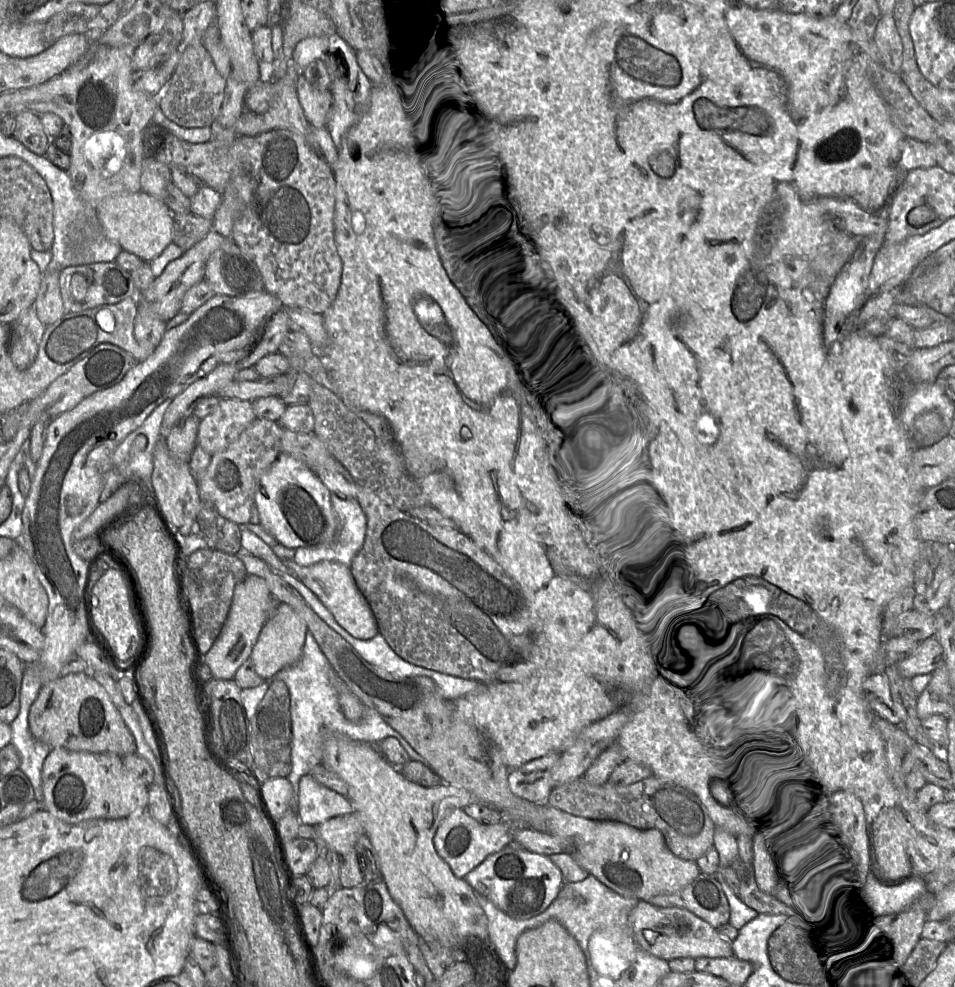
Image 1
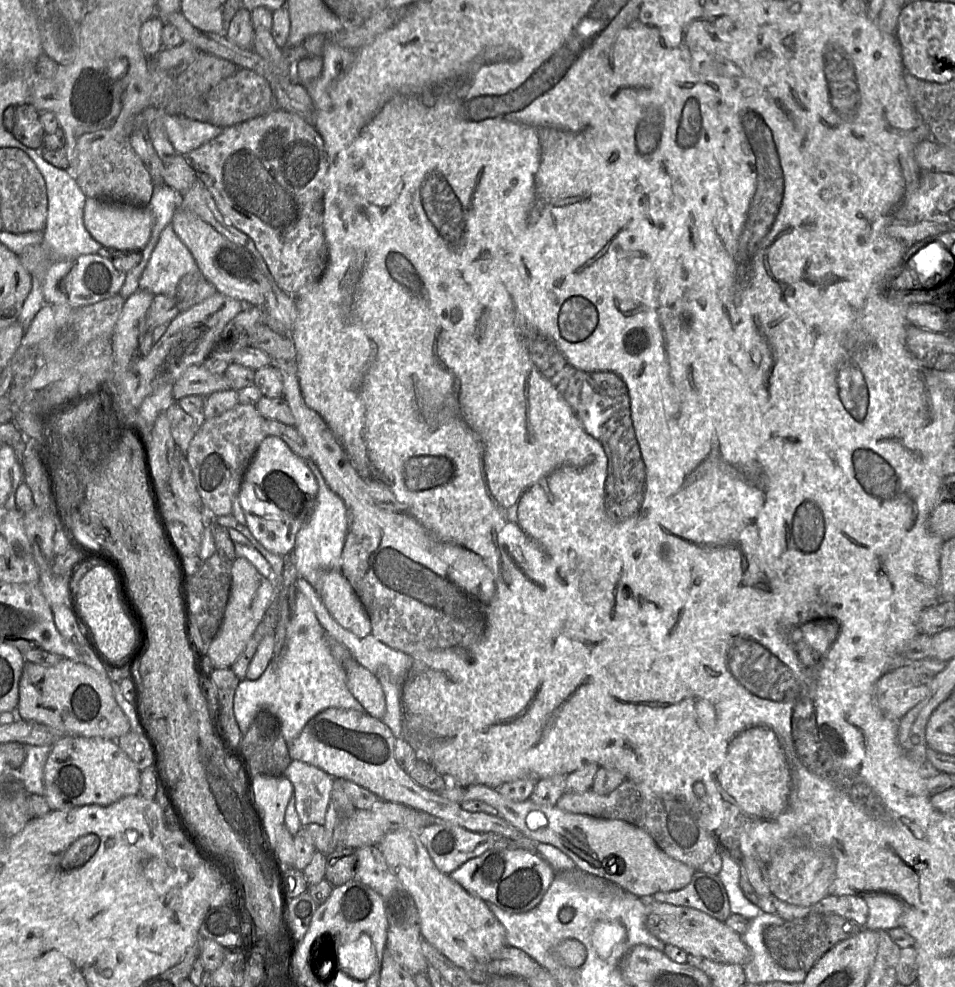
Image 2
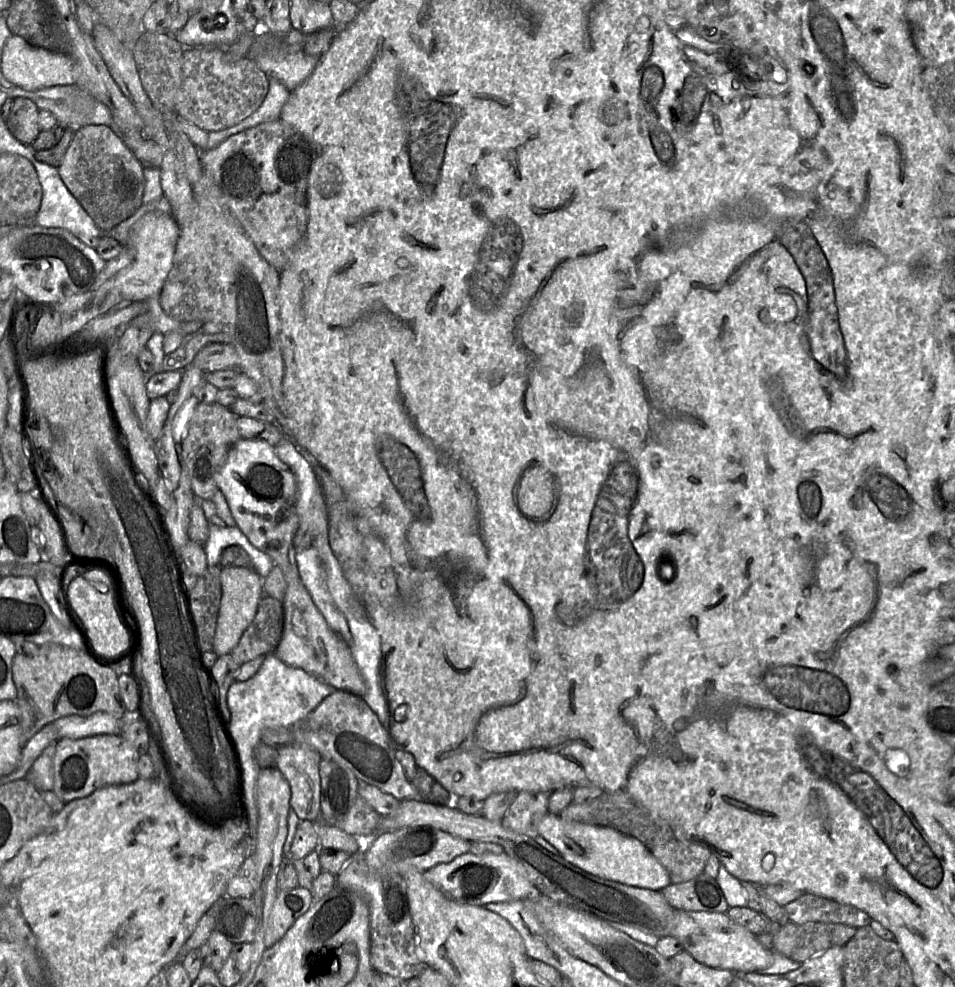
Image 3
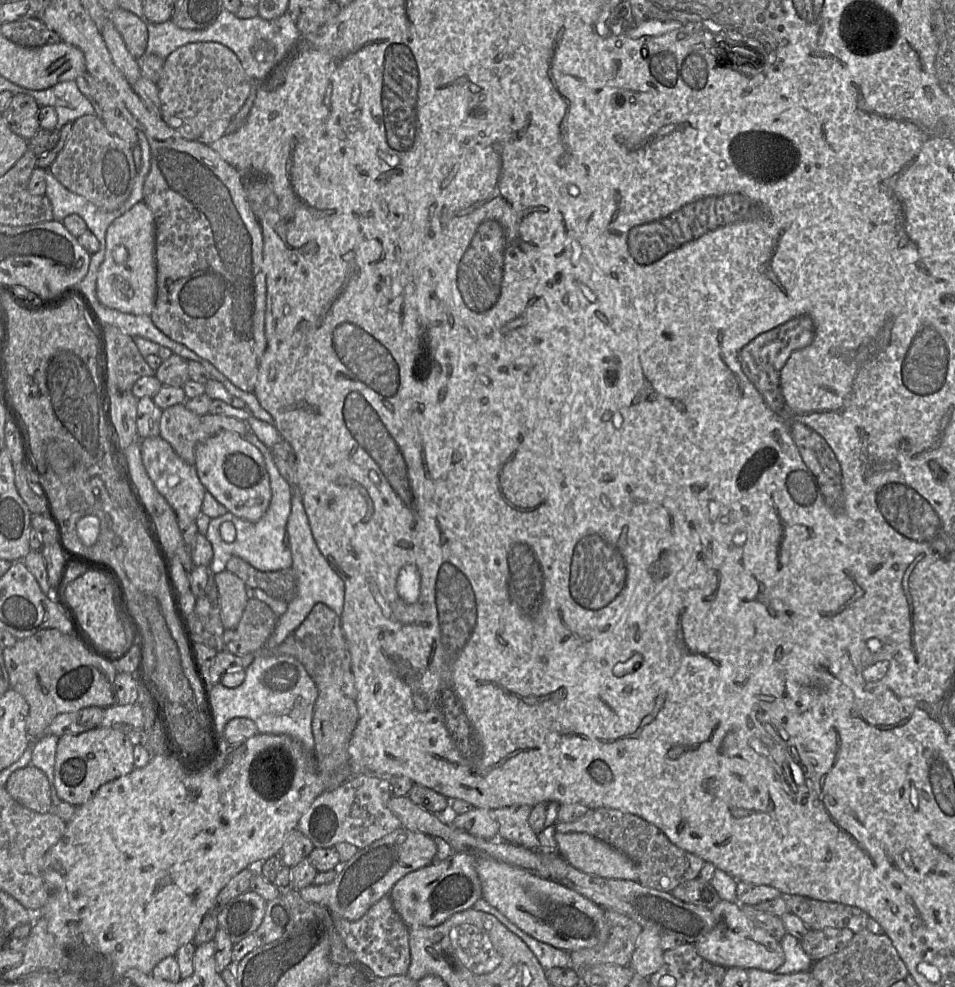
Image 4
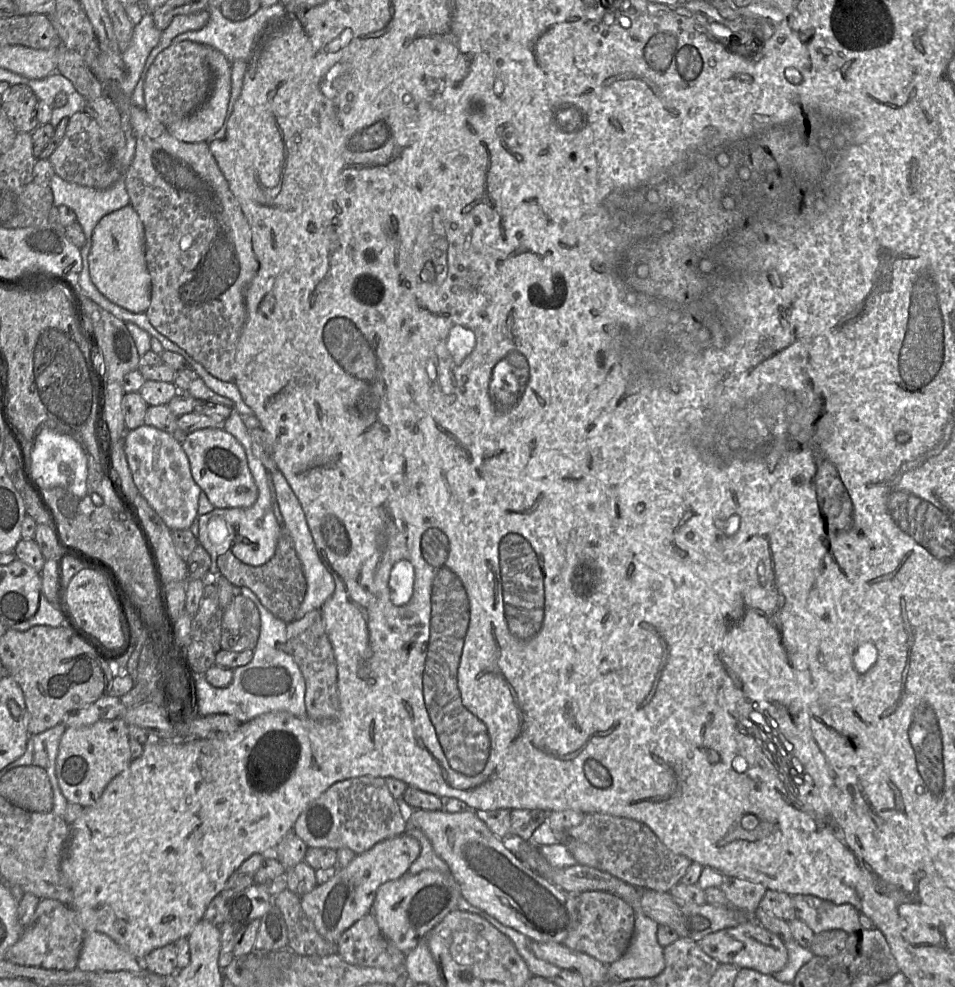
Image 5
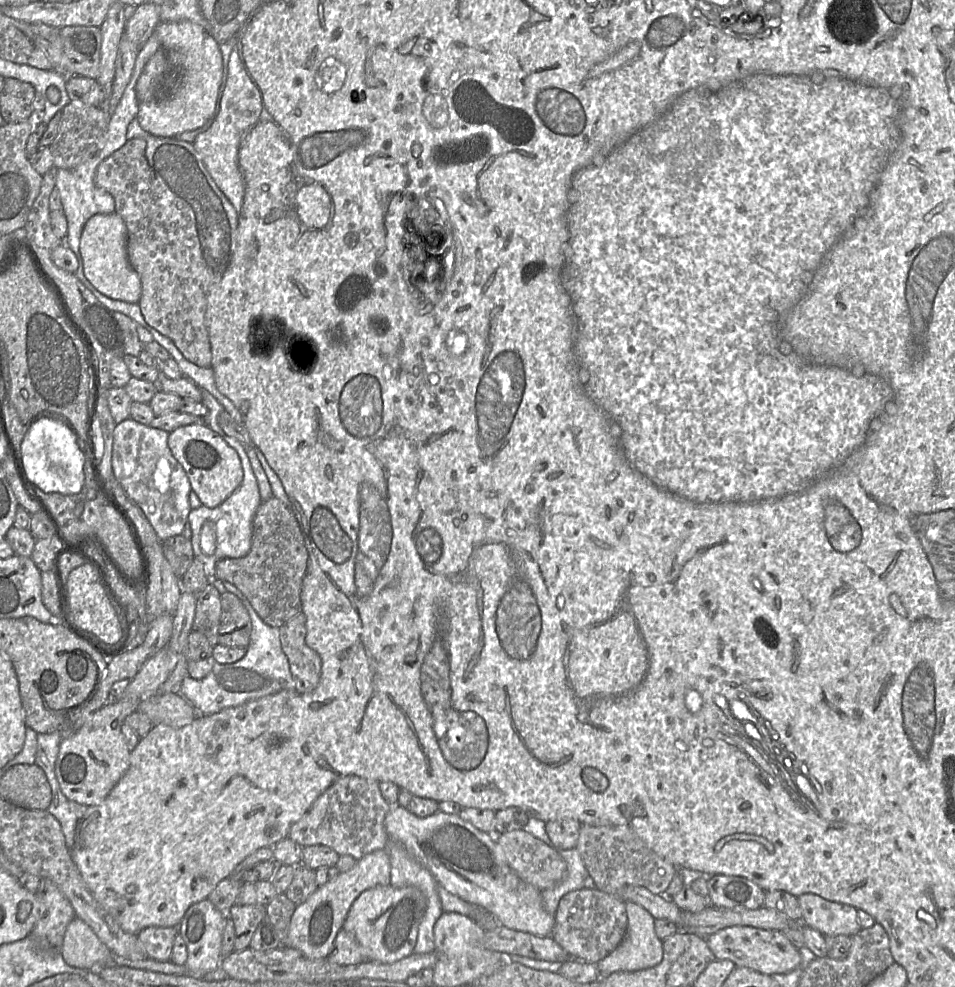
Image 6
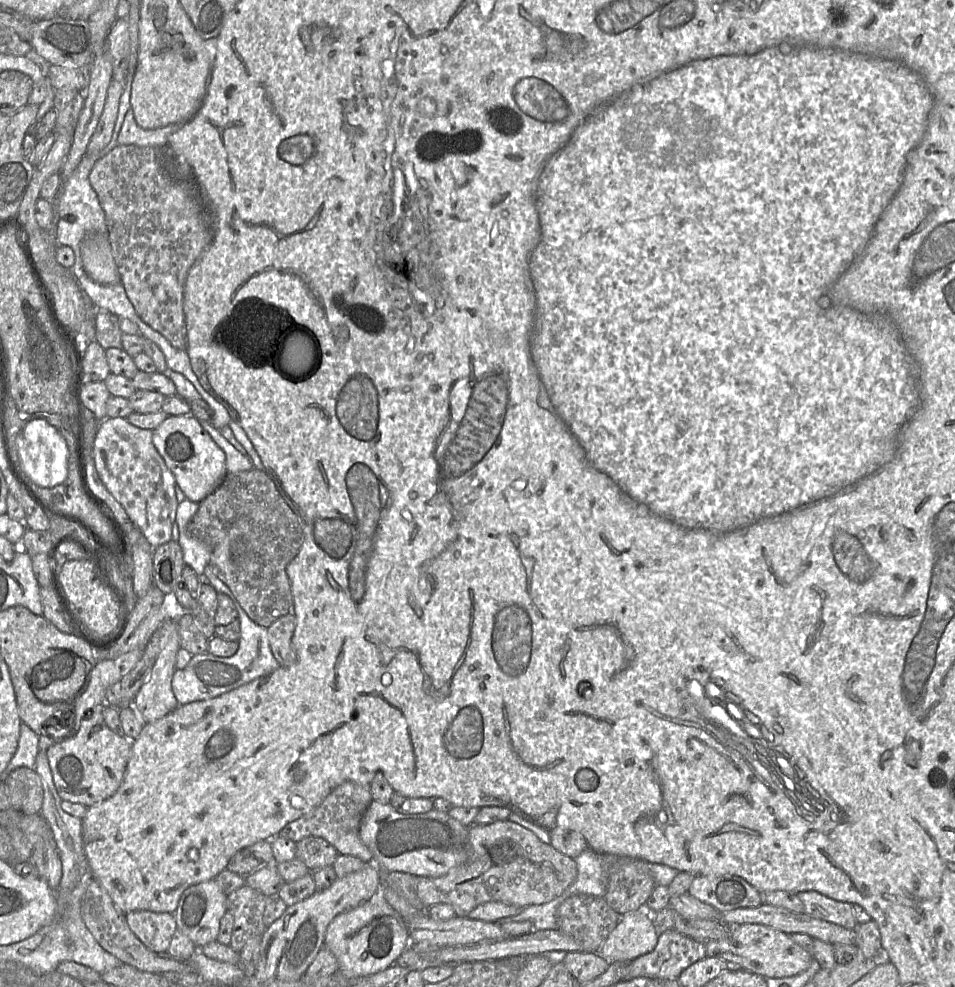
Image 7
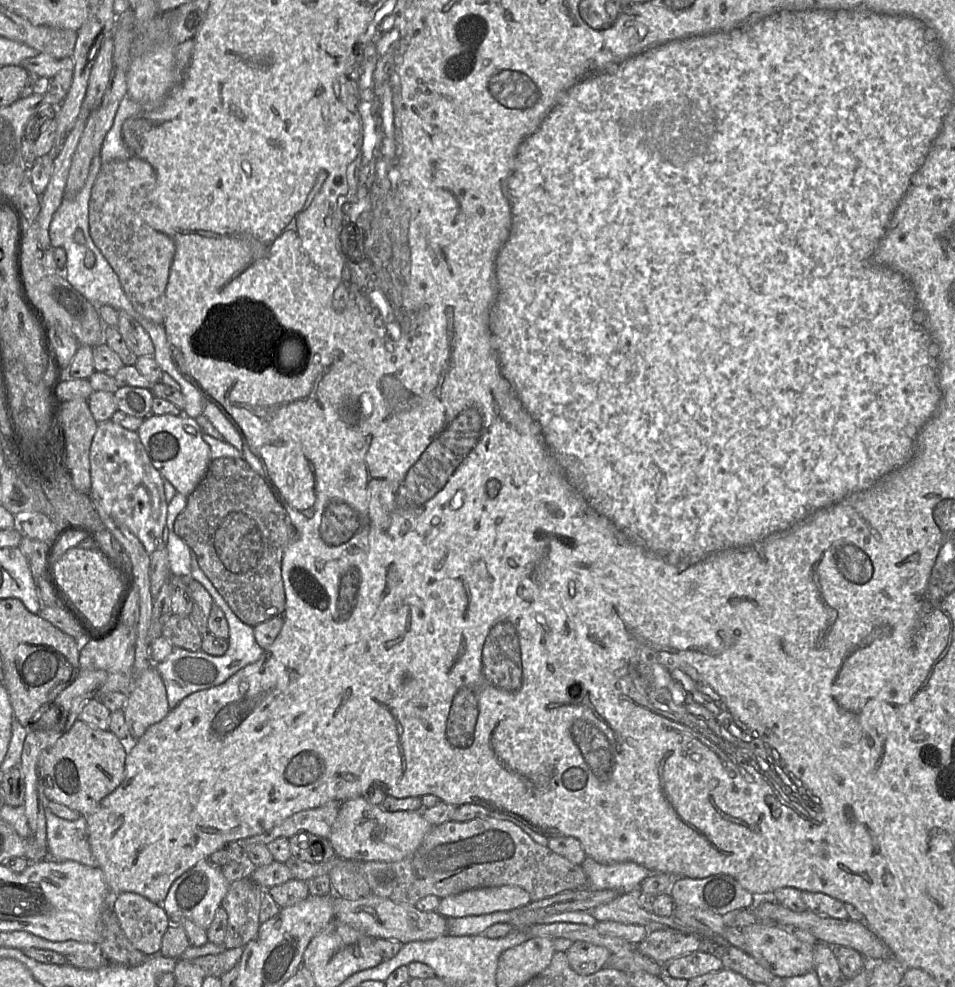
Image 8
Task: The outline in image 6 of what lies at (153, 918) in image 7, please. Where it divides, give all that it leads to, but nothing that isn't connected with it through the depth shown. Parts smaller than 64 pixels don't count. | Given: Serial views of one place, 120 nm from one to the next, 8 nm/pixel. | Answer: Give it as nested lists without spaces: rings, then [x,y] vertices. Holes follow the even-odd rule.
[[[150,926],[141,930],[137,936],[148,958],[169,961],[177,934],[178,927]]]

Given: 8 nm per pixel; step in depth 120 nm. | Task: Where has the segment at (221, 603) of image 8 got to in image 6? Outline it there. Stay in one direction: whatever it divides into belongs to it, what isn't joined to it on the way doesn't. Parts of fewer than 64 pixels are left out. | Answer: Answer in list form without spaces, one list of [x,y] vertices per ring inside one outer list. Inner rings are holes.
[[[228,581],[222,583],[247,609],[252,621],[251,639],[245,656],[239,661],[229,664],[215,662],[205,678],[194,679],[186,676],[183,679],[180,694],[200,713],[199,715],[212,715],[283,690],[296,688],[288,658],[281,647],[279,628],[266,624],[237,587]]]

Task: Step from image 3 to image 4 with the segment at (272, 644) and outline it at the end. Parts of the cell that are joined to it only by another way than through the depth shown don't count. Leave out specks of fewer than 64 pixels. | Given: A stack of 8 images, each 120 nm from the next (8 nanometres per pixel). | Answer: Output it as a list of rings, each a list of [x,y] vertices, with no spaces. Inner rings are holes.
[[[249,598],[237,626],[224,630],[223,651],[234,655],[260,651],[273,633],[278,618],[267,604]]]

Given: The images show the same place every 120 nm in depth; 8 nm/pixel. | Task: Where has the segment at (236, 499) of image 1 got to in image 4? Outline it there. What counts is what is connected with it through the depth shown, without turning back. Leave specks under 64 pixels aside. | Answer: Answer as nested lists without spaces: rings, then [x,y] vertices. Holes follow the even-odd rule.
[[[184,403],[162,411],[160,436],[167,441],[177,455],[187,464],[195,466],[196,447],[216,434],[206,429],[201,416],[188,410]]]

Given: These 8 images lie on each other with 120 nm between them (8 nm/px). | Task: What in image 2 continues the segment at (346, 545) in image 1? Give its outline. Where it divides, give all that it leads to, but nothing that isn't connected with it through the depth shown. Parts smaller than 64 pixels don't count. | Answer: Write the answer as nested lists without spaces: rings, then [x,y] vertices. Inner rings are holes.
[[[311,459],[304,460],[316,478],[318,493],[313,513],[299,530],[293,550],[288,555],[282,556],[285,558],[285,565],[280,583],[276,583],[280,588],[295,585],[298,578],[304,578],[315,586],[320,573],[326,570],[341,570],[342,567],[342,551],[349,528],[346,505],[328,487],[315,463]]]

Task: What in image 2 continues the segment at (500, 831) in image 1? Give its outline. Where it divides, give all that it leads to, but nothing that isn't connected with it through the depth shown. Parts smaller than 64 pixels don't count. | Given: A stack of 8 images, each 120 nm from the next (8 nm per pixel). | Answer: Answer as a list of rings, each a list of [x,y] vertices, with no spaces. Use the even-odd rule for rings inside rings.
[[[440,822],[423,828],[419,837],[437,869],[450,875],[468,860],[491,850],[500,836],[495,833],[472,832],[450,822]]]

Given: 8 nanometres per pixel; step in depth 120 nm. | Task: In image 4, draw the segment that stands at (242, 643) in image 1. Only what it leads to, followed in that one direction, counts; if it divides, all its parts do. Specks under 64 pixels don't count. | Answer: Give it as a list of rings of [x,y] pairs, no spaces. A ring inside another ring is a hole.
[[[224,570],[214,574],[221,609],[221,621],[225,630],[239,623],[248,601],[247,586],[238,576]]]

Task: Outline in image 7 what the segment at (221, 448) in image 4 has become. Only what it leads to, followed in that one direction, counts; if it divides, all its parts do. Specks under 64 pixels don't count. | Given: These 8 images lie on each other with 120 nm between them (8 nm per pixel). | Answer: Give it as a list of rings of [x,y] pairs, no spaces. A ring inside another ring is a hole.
[[[192,414],[169,416],[152,432],[152,441],[156,450],[173,473],[176,484],[186,499],[199,503],[221,484],[227,474],[226,455]]]

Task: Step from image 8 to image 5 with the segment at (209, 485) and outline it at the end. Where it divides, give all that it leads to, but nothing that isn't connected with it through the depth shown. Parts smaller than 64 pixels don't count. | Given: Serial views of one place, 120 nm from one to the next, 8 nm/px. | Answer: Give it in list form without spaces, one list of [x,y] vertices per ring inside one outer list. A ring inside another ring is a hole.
[[[283,526],[275,553],[267,563],[261,566],[251,566],[243,563],[230,551],[227,551],[217,558],[217,565],[220,575],[234,586],[249,588],[275,617],[286,623],[295,620],[296,613],[305,597],[307,586],[293,540]]]

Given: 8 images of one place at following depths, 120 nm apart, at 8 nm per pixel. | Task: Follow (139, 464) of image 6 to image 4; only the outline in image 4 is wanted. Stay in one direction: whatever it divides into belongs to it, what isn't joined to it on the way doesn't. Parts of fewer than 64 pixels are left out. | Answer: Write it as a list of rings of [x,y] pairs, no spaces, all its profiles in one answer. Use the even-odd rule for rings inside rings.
[[[161,436],[143,438],[139,443],[143,465],[156,489],[166,499],[177,517],[196,520],[201,512],[205,487],[198,478],[195,466],[182,460]]]

